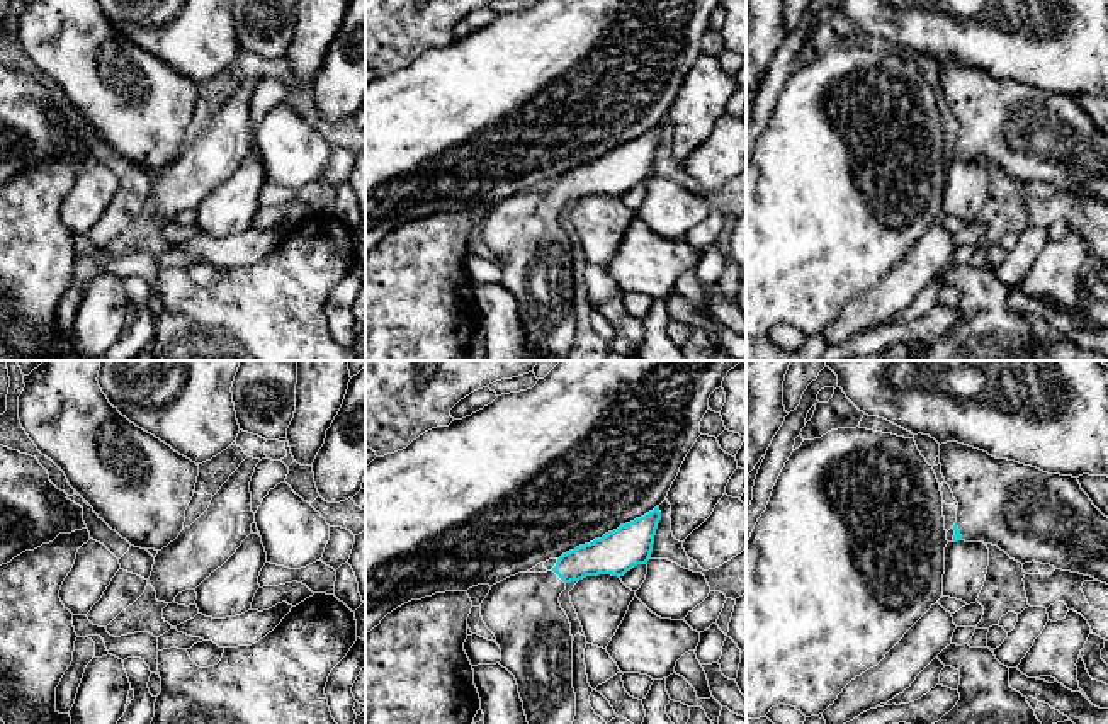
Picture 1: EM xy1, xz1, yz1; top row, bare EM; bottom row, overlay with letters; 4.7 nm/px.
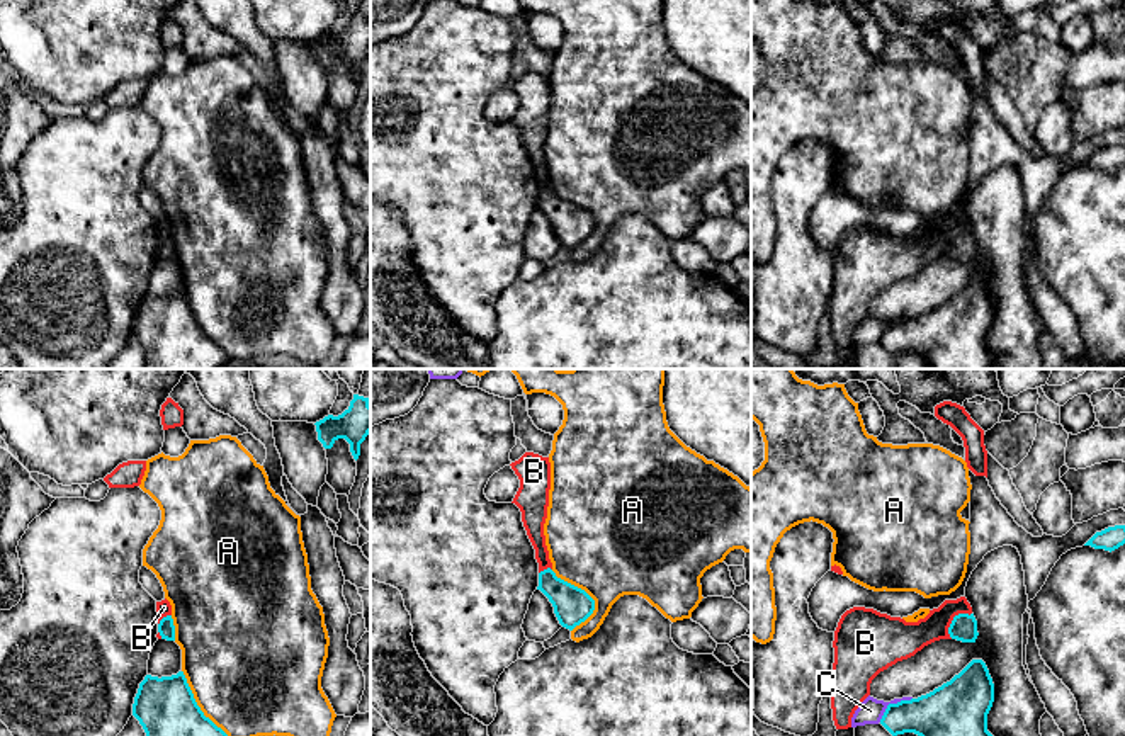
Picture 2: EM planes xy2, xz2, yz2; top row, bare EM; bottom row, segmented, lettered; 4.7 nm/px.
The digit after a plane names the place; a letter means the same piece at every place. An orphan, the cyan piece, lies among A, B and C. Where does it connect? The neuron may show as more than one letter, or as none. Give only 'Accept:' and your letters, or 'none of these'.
Accept: none of these

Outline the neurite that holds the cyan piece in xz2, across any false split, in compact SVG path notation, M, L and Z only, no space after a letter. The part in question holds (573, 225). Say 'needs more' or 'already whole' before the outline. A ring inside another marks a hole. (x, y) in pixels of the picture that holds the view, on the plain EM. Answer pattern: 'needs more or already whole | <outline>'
already whole | M551 187L539 192L537 209L549 218L559 243L569 250L595 229L595 219L585 209L557 197Z

